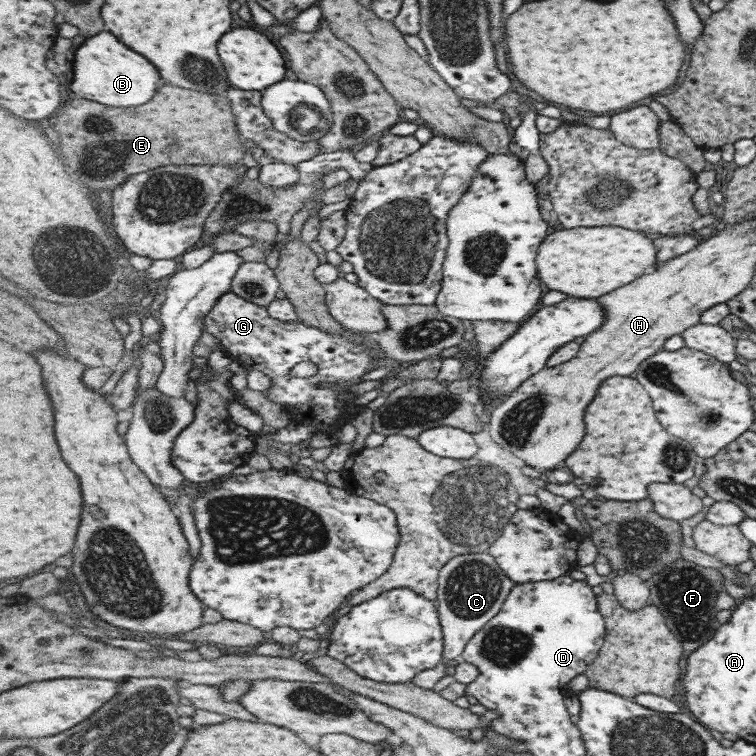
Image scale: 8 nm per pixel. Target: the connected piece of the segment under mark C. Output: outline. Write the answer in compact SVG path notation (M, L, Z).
M489 552L455 558L444 566L438 580L437 610L441 615L444 634L443 658L454 667L461 661L469 641L501 612L505 600L518 584L508 578Z

